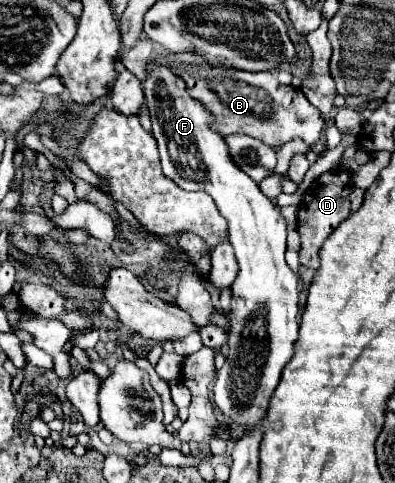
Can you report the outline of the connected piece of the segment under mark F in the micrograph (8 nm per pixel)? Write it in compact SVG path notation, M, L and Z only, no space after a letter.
M150 63L150 71L144 81L144 95L146 95L146 105L148 105L152 127L154 127L154 137L158 141L164 175L186 191L204 189L206 193L210 193L220 215L228 221L228 241L234 247L240 273L232 285L226 363L216 375L216 383L212 387L212 403L222 413L224 425L240 425L248 433L256 429L256 425L262 425L268 403L270 403L270 395L274 393L280 381L282 369L292 359L294 343L298 339L298 275L288 267L284 259L286 221L280 209L260 191L258 183L252 181L246 173L242 173L232 163L222 135L210 129L214 117L198 101L194 101L188 95L186 85L180 77L176 77L166 67L158 67Z

